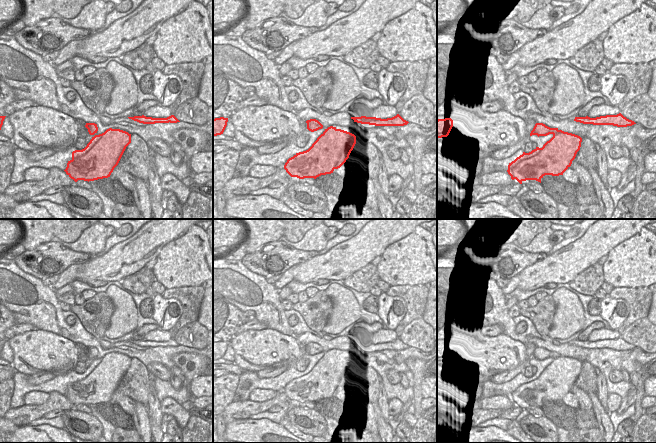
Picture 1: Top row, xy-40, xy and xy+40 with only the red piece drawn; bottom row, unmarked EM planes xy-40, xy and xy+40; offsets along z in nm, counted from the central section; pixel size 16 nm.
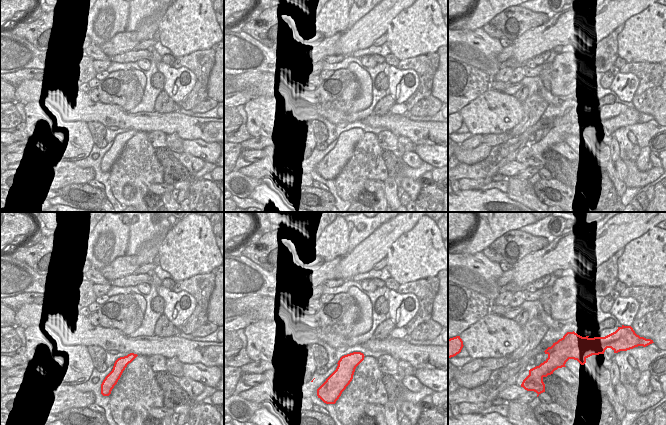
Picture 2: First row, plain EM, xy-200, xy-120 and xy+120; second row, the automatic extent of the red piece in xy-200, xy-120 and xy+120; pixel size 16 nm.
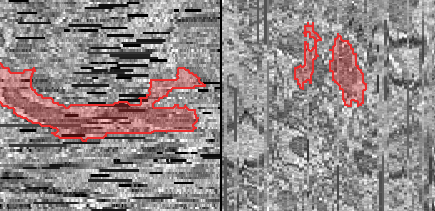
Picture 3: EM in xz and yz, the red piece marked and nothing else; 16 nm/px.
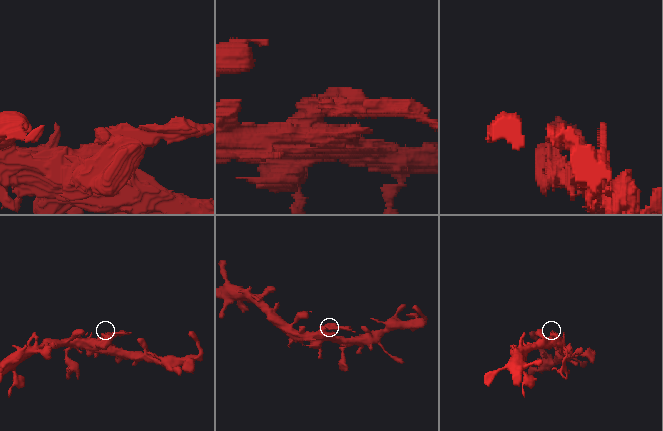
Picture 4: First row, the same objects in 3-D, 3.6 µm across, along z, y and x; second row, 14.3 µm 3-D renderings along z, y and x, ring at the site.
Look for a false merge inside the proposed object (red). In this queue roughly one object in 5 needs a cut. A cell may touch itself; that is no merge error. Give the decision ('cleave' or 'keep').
keep

